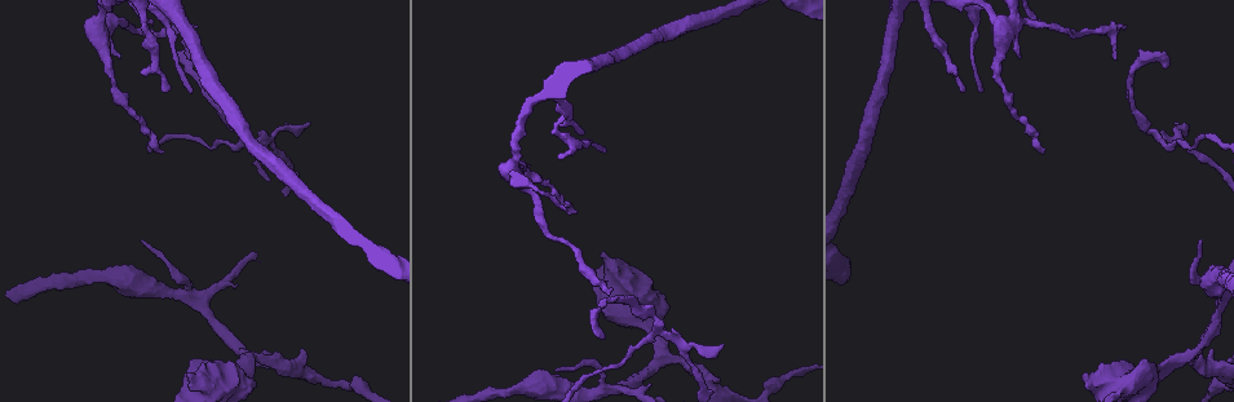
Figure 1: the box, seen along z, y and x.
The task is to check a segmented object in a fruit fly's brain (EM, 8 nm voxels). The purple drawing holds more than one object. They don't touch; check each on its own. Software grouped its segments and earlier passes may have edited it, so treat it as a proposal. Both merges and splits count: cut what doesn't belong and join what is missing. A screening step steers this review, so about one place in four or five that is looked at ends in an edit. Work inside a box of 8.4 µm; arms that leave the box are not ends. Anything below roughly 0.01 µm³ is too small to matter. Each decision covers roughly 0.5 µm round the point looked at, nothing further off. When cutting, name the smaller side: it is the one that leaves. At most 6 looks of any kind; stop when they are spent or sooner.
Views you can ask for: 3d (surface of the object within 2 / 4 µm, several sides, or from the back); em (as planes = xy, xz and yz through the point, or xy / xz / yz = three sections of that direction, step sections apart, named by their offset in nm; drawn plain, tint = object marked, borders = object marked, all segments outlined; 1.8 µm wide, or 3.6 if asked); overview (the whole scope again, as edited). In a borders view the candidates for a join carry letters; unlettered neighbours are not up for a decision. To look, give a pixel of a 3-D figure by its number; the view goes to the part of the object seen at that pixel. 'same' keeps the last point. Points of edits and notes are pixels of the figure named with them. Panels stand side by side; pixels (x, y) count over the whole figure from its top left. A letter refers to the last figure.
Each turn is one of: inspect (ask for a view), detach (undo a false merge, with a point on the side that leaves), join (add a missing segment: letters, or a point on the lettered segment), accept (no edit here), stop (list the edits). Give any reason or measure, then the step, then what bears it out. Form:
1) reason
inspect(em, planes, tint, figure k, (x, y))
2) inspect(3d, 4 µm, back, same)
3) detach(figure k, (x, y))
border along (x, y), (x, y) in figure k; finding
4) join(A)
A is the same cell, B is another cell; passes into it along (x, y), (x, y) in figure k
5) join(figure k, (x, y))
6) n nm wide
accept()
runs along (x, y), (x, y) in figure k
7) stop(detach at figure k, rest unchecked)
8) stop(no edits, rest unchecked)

tapers out
inspect(em, planes, borders, figure 1, (580, 131))

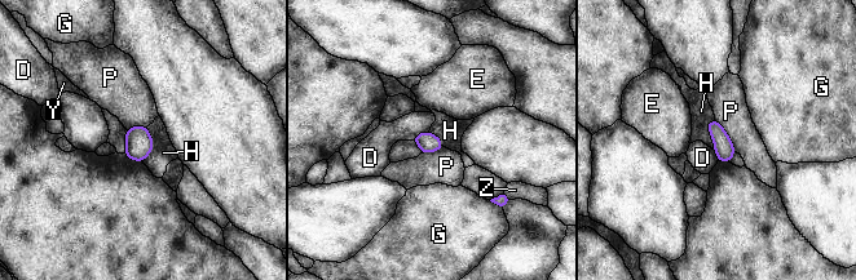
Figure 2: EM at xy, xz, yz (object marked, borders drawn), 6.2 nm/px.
accept()
D, E, G, H, P, Y and Z are other cells; border along (709, 119), (707, 128), (714, 149) in figure 2; no lettered segment goes on from it

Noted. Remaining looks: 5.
arms run side by side
inspect(3d, 2 µm, figure 1, (657, 331))

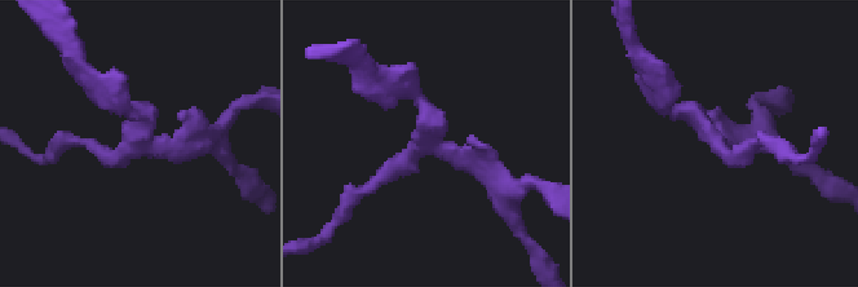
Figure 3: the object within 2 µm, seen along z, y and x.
4 arms; shape alone is not enough
inspect(em, planes, plain, figure 3, (713, 139))

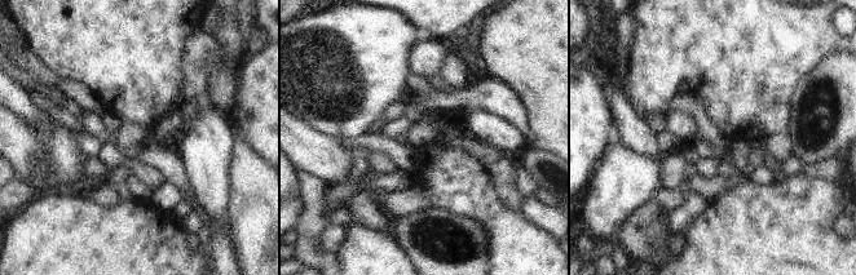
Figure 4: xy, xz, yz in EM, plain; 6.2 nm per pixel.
what lies round it
inspect(em, planes, borders, same)

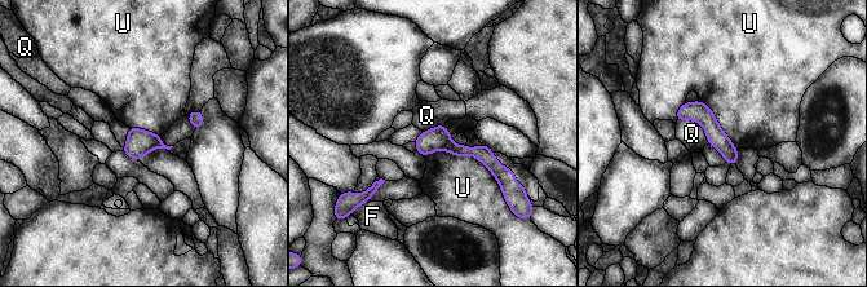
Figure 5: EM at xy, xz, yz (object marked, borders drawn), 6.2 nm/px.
120 nm wide
detach(figure 5, (432, 140))
F, Q and U are other cells; the part that leaves runs along (681, 111), (695, 111), (733, 162) in figure 5; a second neuron is stuck on

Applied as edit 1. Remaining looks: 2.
stop(detach at figure 5, rest unchecked)

